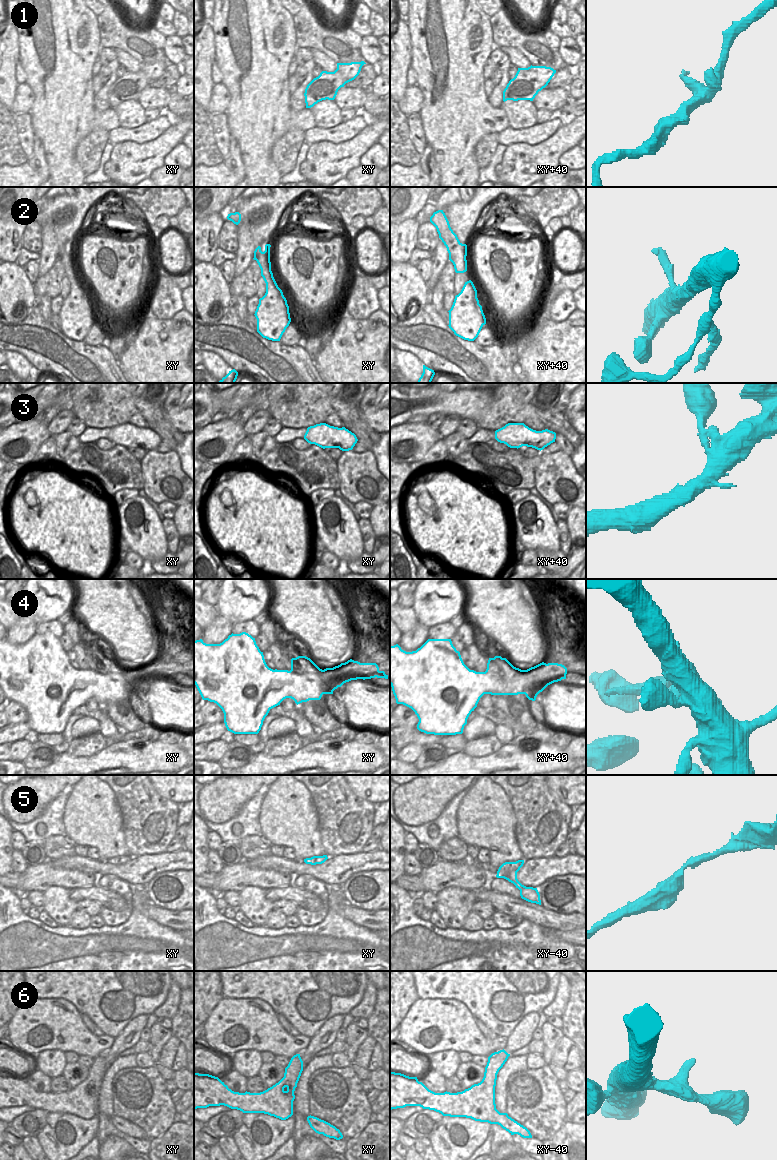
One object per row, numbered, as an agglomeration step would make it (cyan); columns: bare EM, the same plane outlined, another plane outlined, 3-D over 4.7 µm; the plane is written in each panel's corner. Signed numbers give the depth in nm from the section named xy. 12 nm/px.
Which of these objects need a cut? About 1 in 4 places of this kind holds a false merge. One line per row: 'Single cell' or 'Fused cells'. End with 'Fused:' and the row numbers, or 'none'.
1: Single cell
2: Single cell
3: Single cell
4: Fused cells
5: Single cell
6: Single cell
Fused: 4

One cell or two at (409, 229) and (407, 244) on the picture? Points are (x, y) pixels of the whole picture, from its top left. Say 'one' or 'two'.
one

